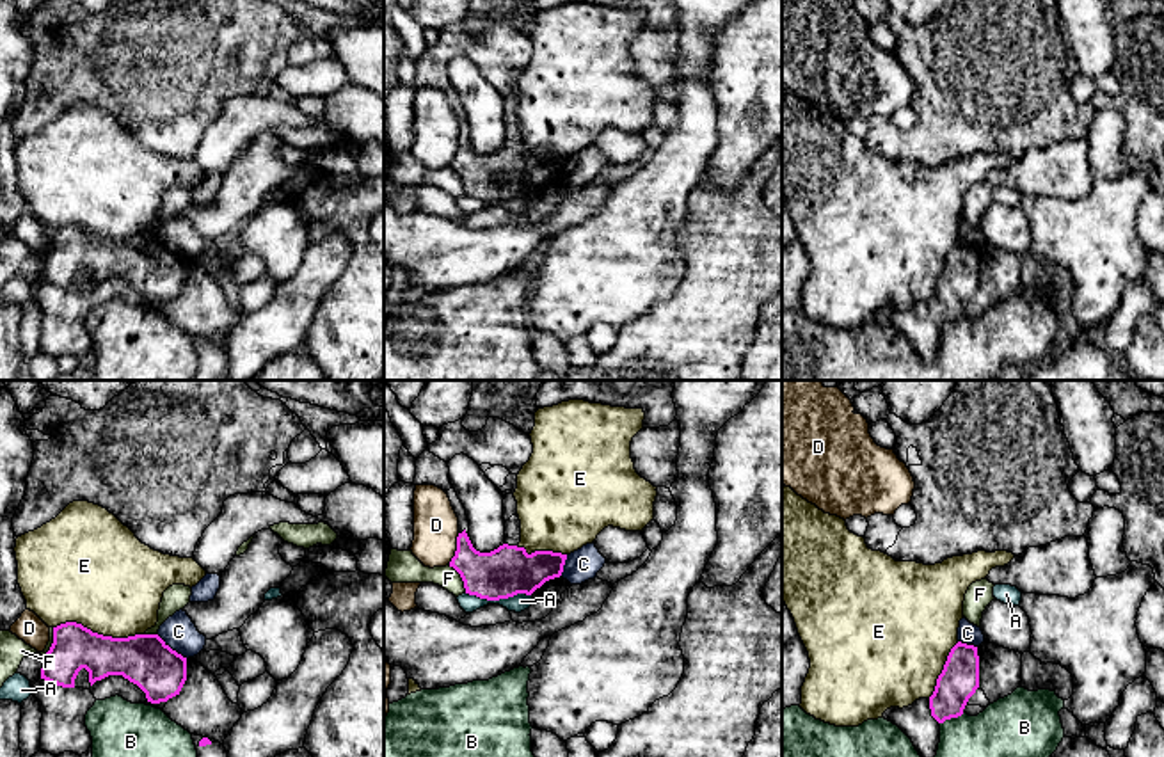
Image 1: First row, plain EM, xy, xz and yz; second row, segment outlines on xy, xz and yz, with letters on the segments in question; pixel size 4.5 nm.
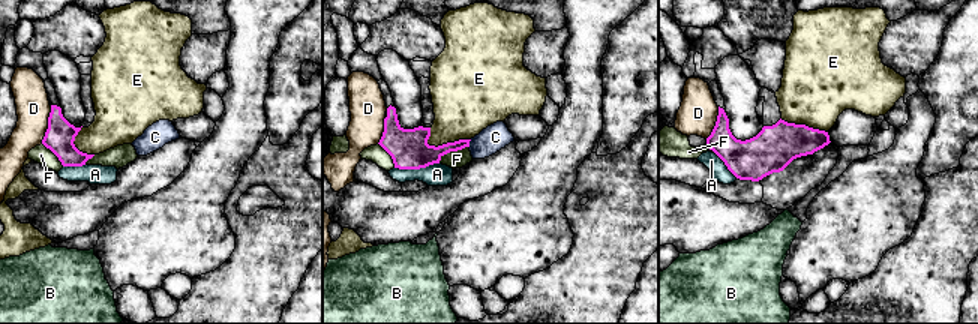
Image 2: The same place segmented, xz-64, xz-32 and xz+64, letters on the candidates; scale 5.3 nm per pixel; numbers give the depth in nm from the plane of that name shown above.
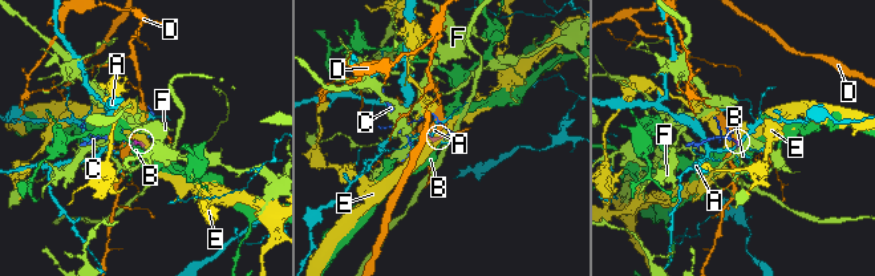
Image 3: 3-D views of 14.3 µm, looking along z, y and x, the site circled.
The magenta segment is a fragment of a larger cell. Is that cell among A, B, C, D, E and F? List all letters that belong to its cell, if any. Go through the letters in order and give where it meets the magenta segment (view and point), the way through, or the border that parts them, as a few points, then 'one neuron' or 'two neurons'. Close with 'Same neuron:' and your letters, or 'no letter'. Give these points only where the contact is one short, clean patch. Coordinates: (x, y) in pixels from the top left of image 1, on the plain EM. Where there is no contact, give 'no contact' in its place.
A: xz (498, 201) | along xz (464, 194), (487, 201), (507, 201), (518, 196), (530, 198) | two neurons
B: yz (951, 318) | along yz (964, 315), (939, 326) | two neurons
C: xy (171, 251) | along xy (157, 237), (187, 260) | two neurons
D: xz (457, 151) | along xz (459, 135), (455, 157), (448, 166) | two neurons
E: xy (100, 237) | two neurons
F: xy (54, 244) | two neurons
Same neuron: no letter

